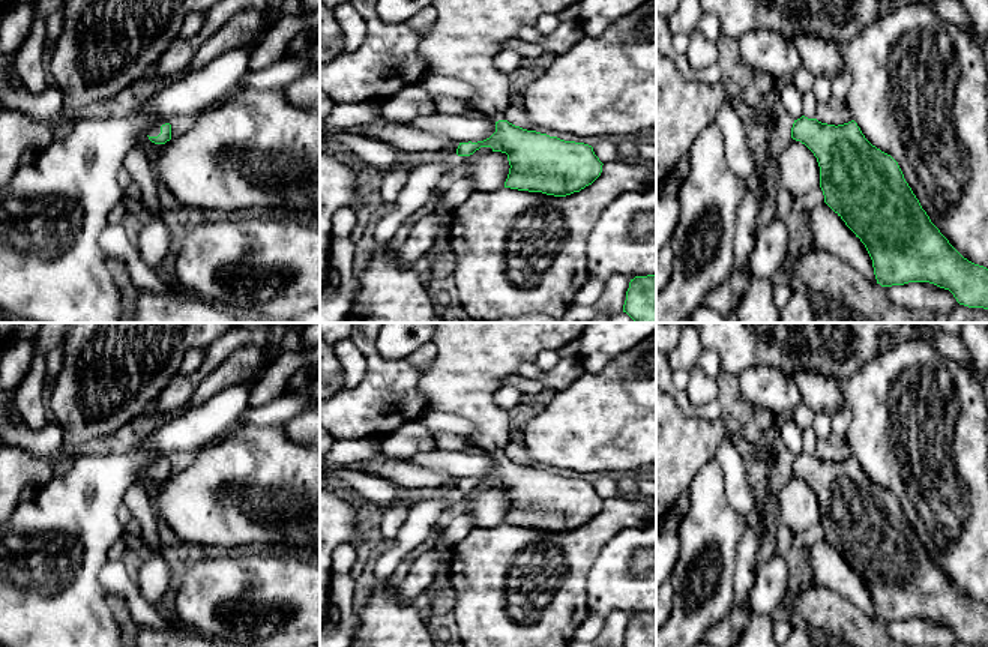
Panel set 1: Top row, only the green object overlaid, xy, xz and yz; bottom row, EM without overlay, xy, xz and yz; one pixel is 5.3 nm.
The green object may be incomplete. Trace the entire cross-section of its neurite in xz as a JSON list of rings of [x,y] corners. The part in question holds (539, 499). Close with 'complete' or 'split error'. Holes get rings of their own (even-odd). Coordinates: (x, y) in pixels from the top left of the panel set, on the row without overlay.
[[[435,323],[432,342],[435,344],[435,357],[431,366],[419,380],[419,389],[426,398],[426,411],[446,411],[458,414],[473,425],[473,432],[468,437],[471,446],[486,453],[496,461],[496,468],[477,479],[459,479],[458,492],[470,492],[480,483],[491,483],[492,488],[508,491],[509,510],[505,524],[542,528],[554,533],[566,533],[580,528],[592,521],[602,509],[602,498],[595,491],[593,483],[584,479],[565,477],[557,473],[550,473],[536,467],[527,467],[509,459],[505,455],[505,447],[509,444],[509,411],[496,404],[496,393],[503,381],[512,374],[520,372],[523,362],[535,362],[544,350],[563,351],[574,341],[580,339],[589,323]]]; split error

